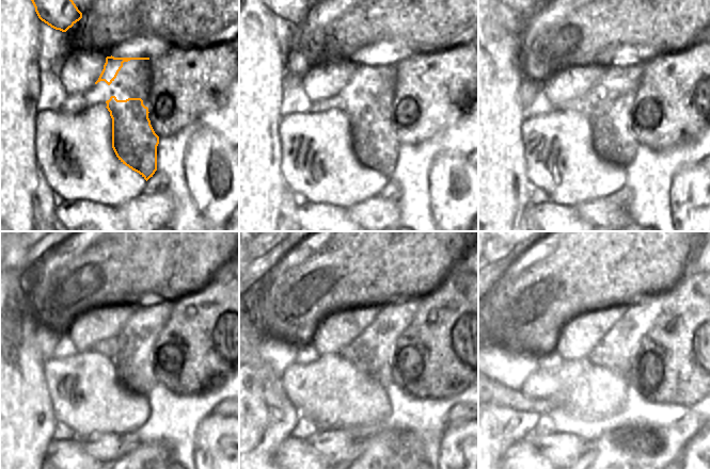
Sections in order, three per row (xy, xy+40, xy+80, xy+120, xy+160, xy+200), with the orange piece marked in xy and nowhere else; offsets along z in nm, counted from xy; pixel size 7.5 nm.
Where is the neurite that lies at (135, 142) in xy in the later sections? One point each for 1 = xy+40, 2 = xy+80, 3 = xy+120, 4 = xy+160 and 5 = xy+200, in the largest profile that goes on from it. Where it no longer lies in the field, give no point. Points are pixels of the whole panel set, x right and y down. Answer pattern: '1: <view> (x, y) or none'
1: xy+40 (375, 144)
2: xy+80 (613, 139)
3: xy+120 (133, 362)
4: xy+160 (366, 359)
5: xy+200 (599, 356)

